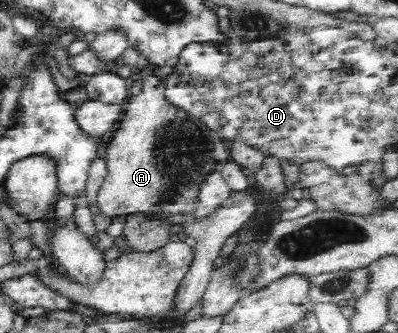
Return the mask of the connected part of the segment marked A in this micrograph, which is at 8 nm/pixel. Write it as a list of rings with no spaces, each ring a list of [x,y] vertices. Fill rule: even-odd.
[[[155,71],[143,79],[143,87],[139,95],[130,96],[123,105],[123,117],[115,130],[105,151],[108,176],[104,179],[97,195],[100,213],[113,219],[122,219],[128,214],[159,215],[160,218],[180,215],[191,215],[198,205],[199,185],[212,171],[219,170],[219,165],[228,162],[227,142],[218,132],[206,127],[202,120],[190,112],[176,107],[167,99],[167,81],[160,78]]]

